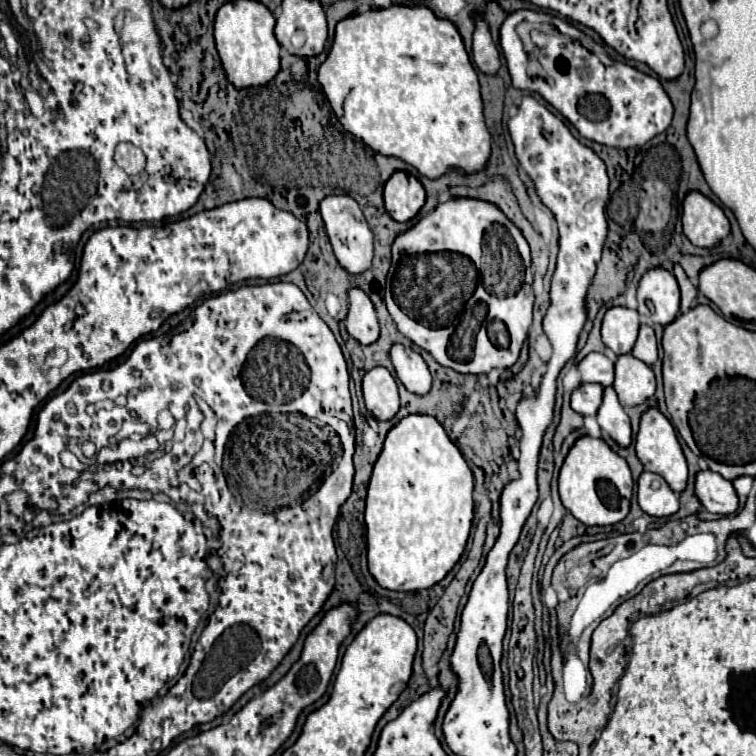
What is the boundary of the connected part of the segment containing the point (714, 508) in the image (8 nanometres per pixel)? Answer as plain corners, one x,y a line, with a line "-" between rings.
711,469
697,473
695,495
699,497
701,505
707,511
719,513
719,515
731,515
733,511
737,511
737,505
739,505
739,499
731,481
727,481
725,477
721,477

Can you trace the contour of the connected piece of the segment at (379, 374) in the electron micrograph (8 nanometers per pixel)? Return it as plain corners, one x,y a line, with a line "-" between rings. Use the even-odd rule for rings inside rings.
373,367
363,377
363,399
375,419
391,419
399,411
399,393
393,375
385,367

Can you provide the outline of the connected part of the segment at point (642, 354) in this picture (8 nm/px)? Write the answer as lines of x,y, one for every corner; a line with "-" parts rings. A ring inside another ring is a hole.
649,325
639,327
639,337
631,353
647,365
657,361
657,339
655,339
655,331

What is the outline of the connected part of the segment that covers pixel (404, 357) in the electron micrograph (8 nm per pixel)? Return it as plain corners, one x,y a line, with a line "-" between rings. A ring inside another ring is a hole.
401,343
391,345
391,361
399,381
413,393
427,393
431,389
431,373
423,357

